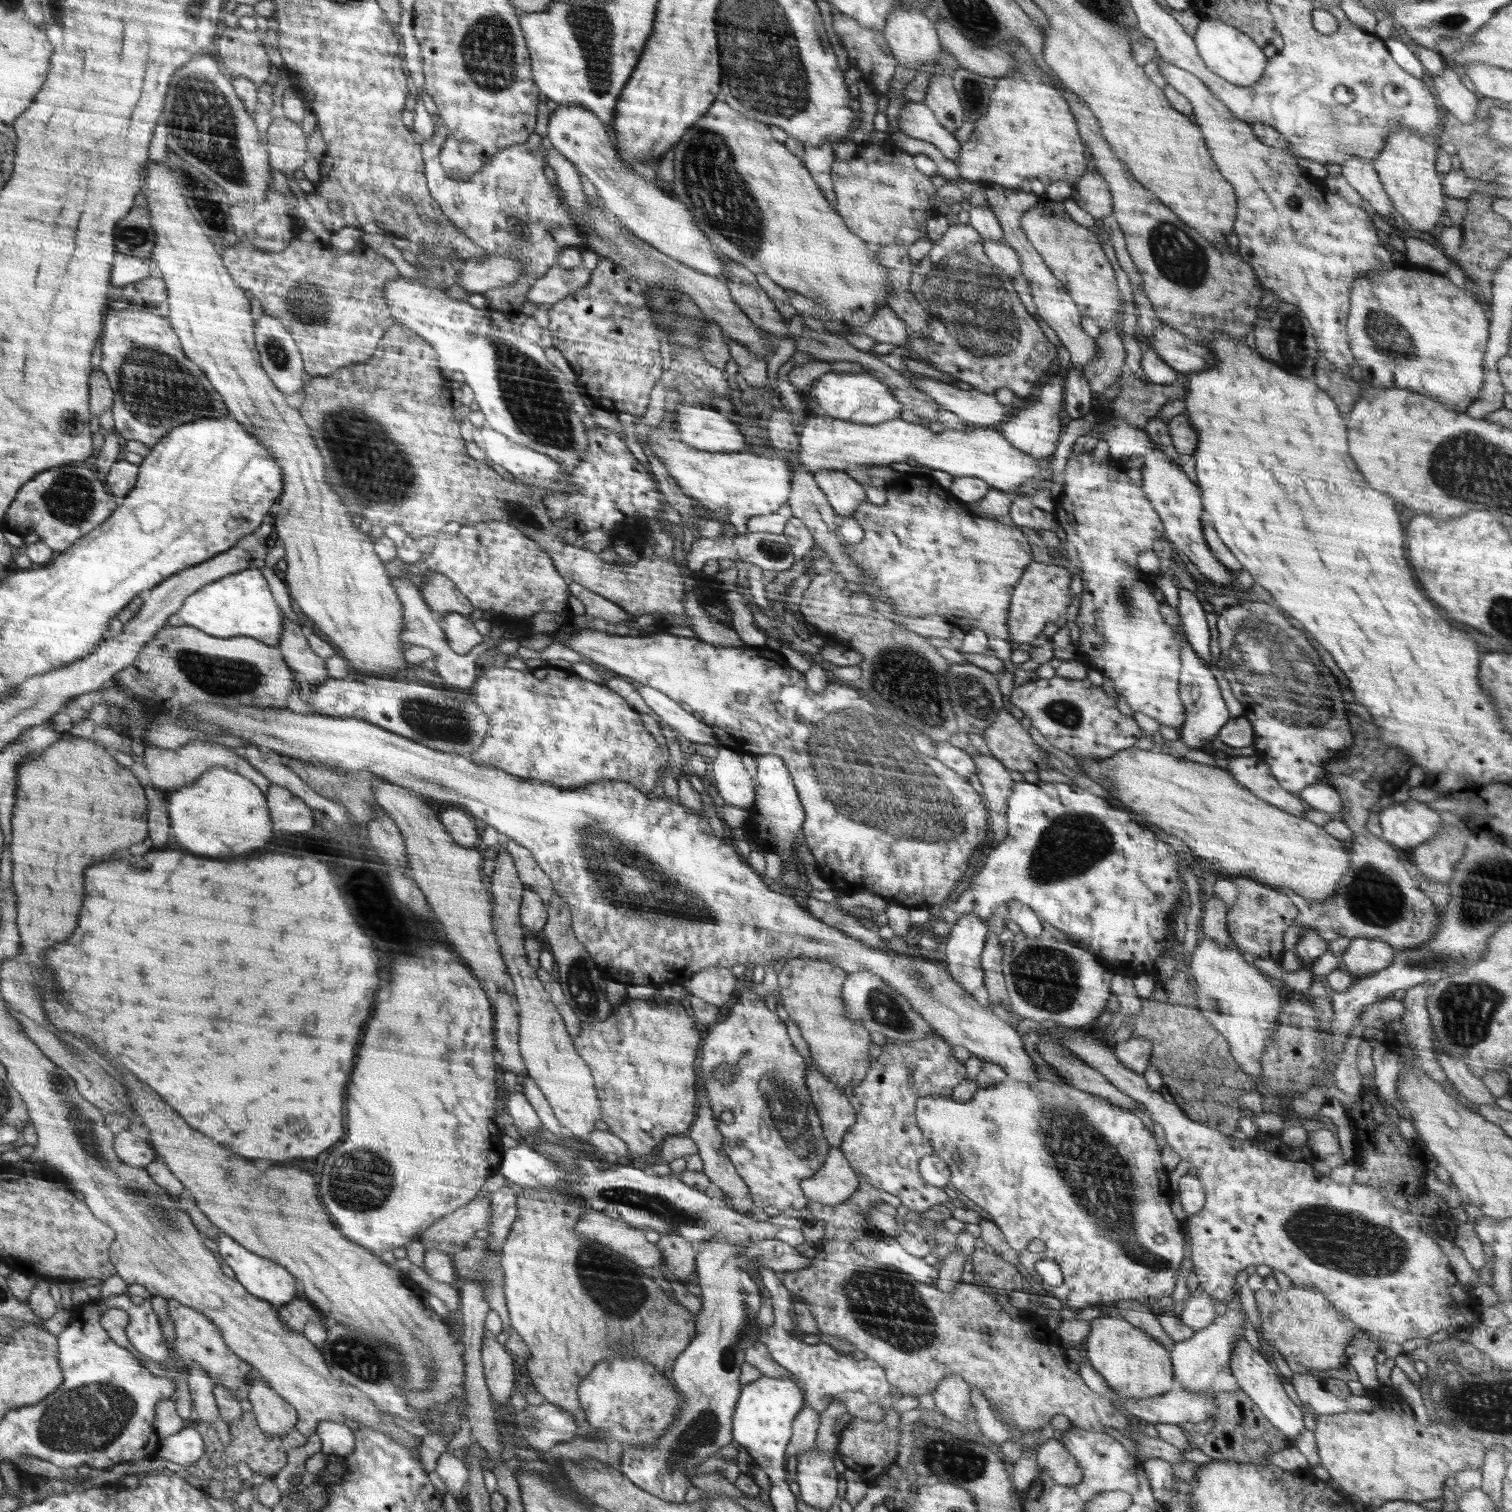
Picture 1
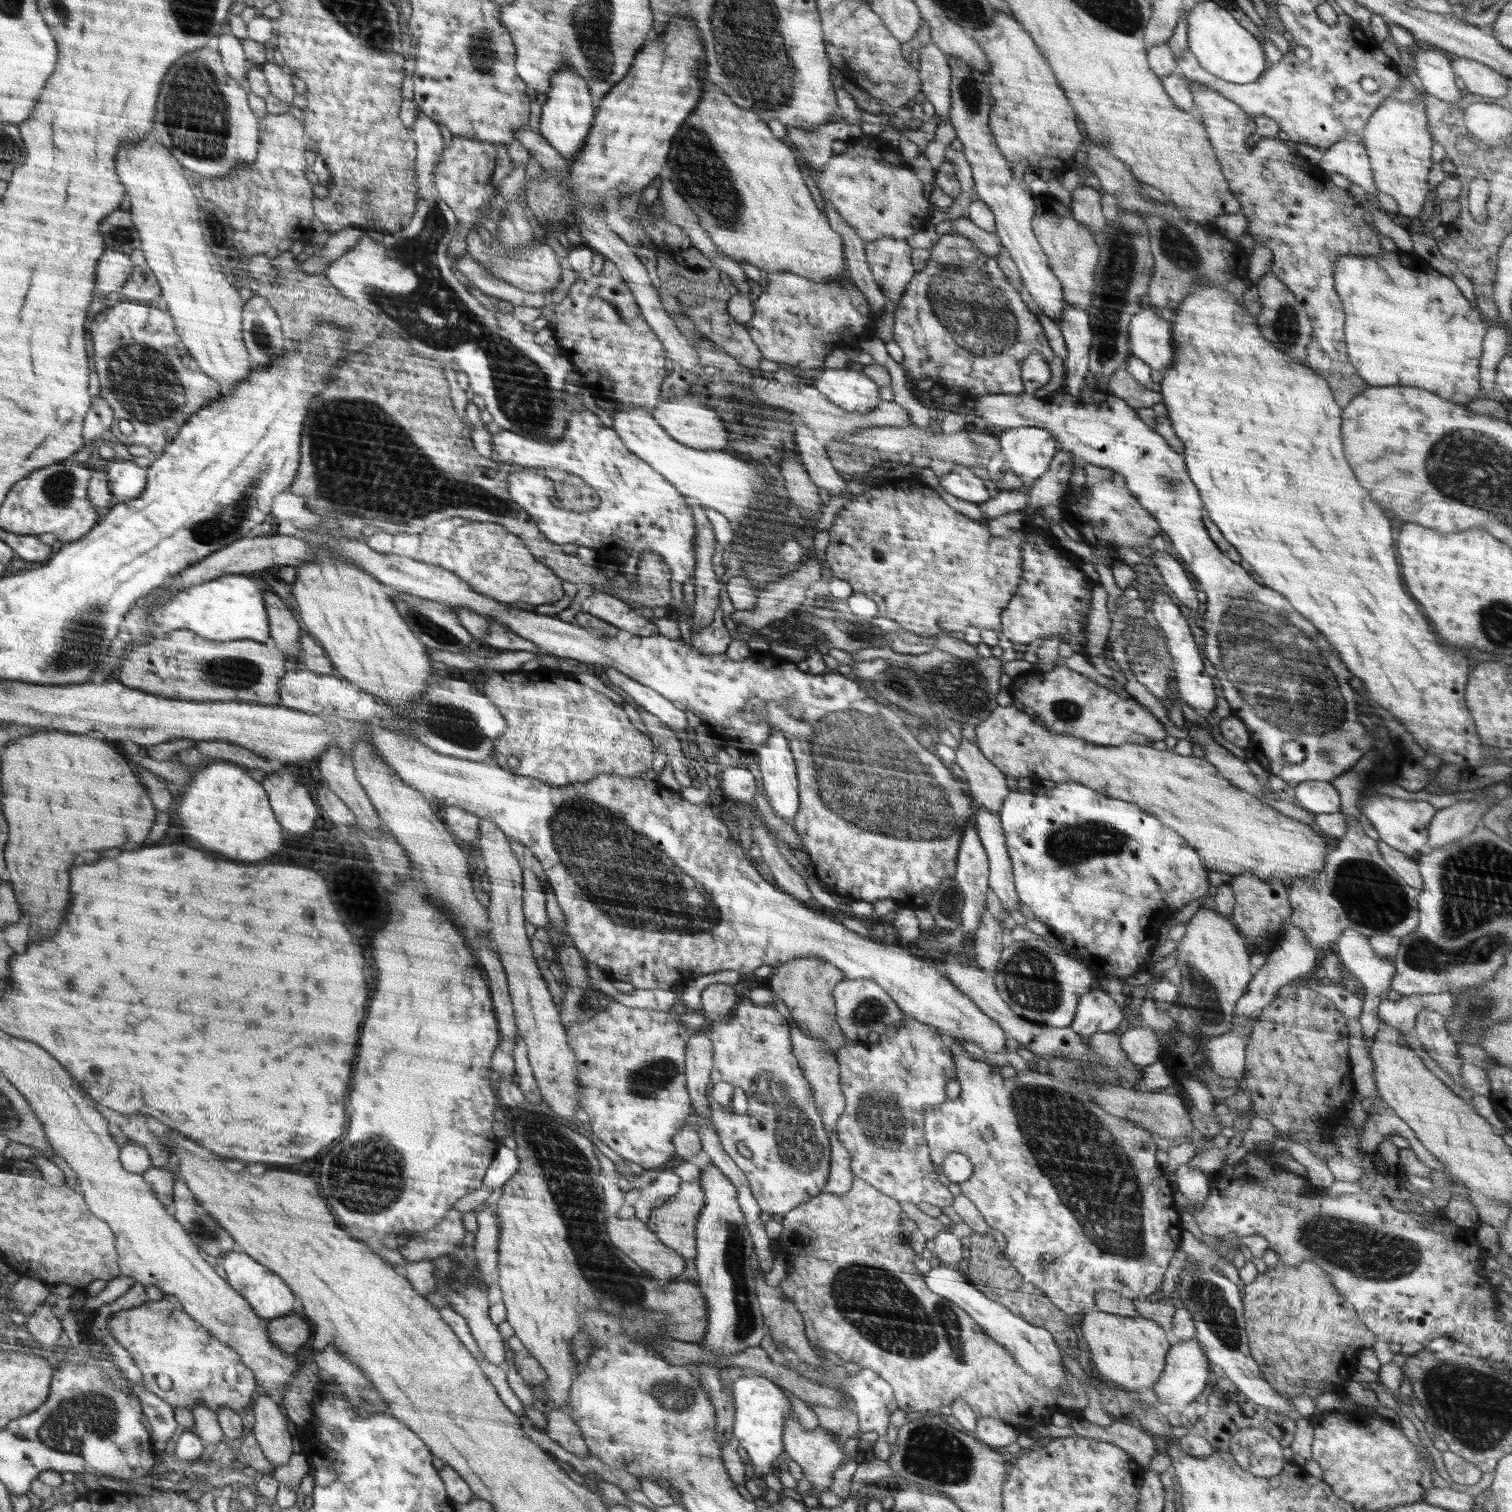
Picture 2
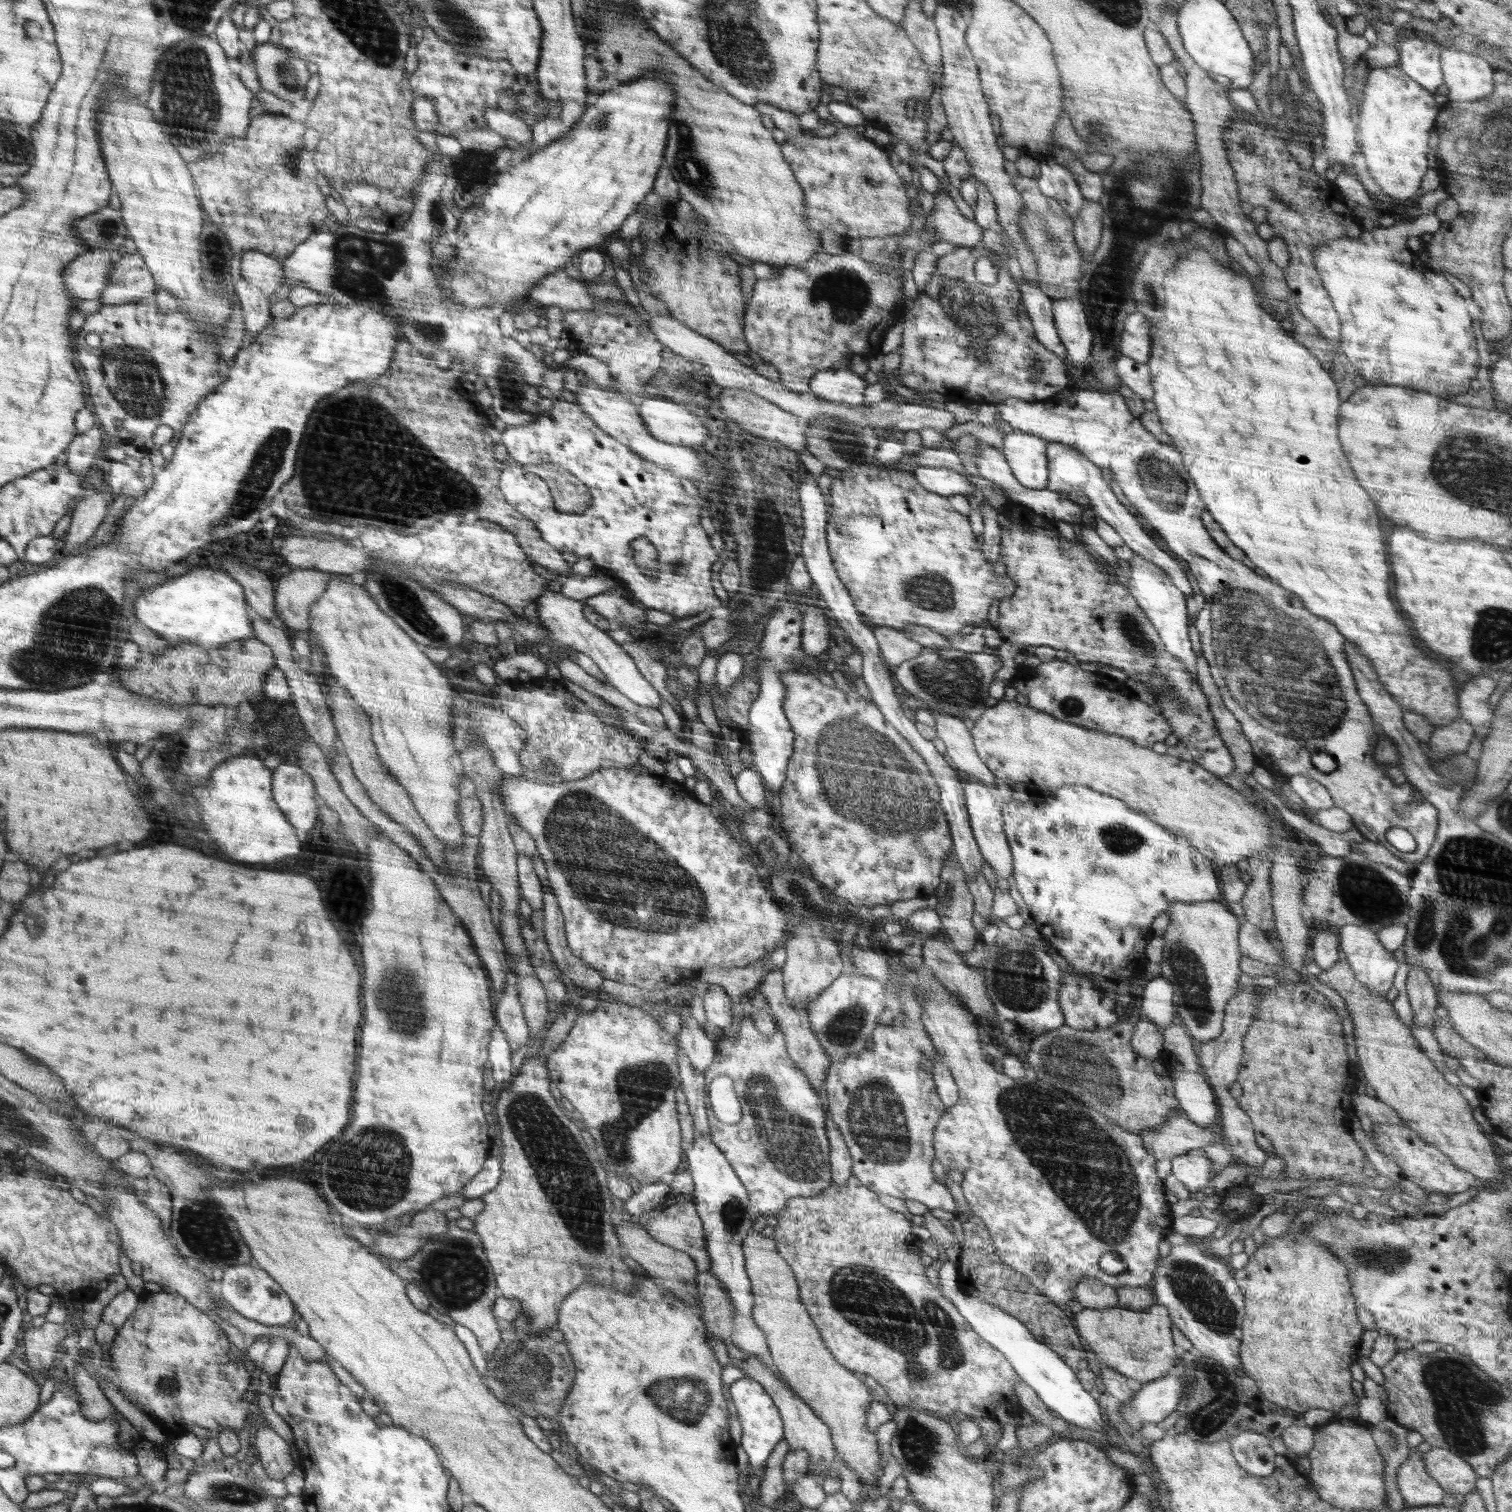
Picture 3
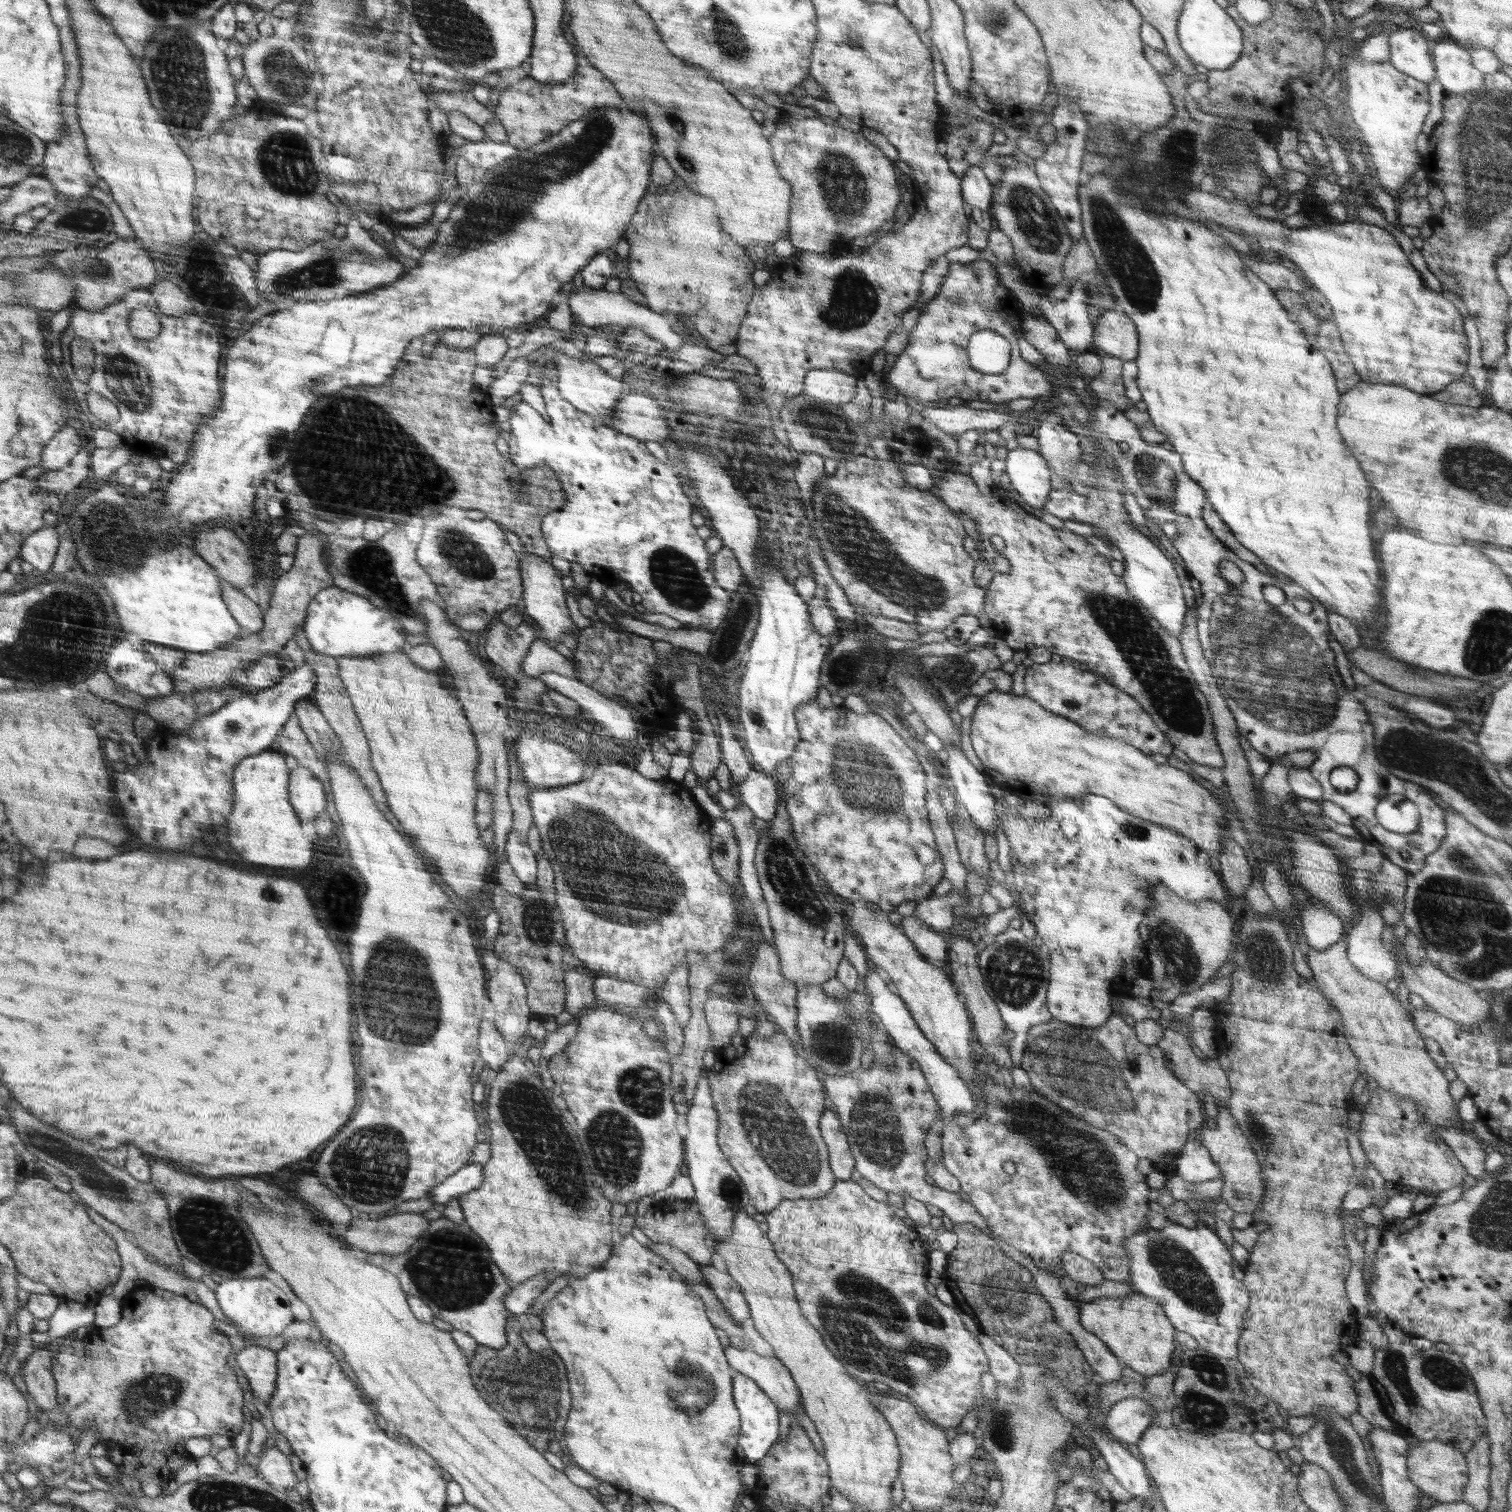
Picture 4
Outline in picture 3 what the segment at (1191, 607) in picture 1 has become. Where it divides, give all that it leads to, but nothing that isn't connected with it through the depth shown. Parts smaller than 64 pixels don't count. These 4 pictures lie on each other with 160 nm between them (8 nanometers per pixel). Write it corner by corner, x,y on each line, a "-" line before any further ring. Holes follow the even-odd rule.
1047,441
1046,447
1047,463
1049,468
1048,483
1046,484
1046,490
1050,492
1067,492
1080,491
1083,492
1090,500
1091,507
1094,510
1094,514
1100,516
1104,522
1107,522
1122,536
1124,544
1131,548
1136,554
1139,554
1142,558
1152,561
1155,565
1166,571
1166,574
1170,577
1170,580
1174,583
1174,586
1178,587
1185,598
1188,598
1193,594
1192,584
1186,577
1185,568
1179,559
1172,558
1170,554
1167,554
1162,547
1159,547
1154,542
1152,533
1146,528
1142,528
1134,514
1130,514
1130,511
1126,510
1122,503
1116,498
1114,492
1110,490
1110,487
1104,481
1102,476
1102,468
1100,468
1095,462
1092,462
1089,458
1086,458
1080,451
1062,444
1061,442

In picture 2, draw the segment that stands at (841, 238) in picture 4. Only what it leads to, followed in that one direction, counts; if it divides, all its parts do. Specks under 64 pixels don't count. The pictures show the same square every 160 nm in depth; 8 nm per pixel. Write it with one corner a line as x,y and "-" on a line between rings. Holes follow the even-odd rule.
863,141
861,144
856,144
856,146
848,146
847,149
840,153
836,154
833,153
833,155
827,160
826,166
823,166
821,168
820,174
814,174
814,171
810,169
810,166
807,165
809,168
809,172
814,179
814,182
816,182
816,186
818,187
818,190
820,190
820,194
824,200
830,200
832,202
832,206
834,206
834,210
840,214
840,216
846,220
846,222
852,226
852,228
855,230
855,233
864,241
873,241
876,239
884,239
886,237
895,238
898,240
902,240
902,238
908,238
908,236
912,236
914,232
918,232
920,228
924,228
924,224
930,220
932,217
931,214
928,214
928,208
930,208
930,204
928,204
928,200
924,198
924,192
922,192
922,188
924,188
924,183
921,181
920,177
914,176
912,174
912,170
908,170
908,168
900,168
900,166
884,166
882,162
878,162
876,158
870,158
868,154
872,154
868,148
864,146

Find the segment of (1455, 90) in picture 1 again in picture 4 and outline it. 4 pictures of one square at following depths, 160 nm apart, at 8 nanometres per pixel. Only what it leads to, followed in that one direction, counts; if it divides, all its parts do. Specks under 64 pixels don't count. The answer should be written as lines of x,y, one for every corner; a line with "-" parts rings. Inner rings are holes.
1411,27
1395,28
1387,38
1389,61
1400,71
1423,83
1435,78
1434,63
1430,61
1428,42

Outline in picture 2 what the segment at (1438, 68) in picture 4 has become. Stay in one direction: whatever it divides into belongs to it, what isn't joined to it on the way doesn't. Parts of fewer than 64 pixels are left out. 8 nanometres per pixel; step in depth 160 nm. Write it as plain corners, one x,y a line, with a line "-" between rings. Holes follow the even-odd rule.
1459,57
1451,62
1451,67
1464,82
1466,90
1471,92
1470,95
1480,94
1497,99
1508,92
1509,79
1477,60

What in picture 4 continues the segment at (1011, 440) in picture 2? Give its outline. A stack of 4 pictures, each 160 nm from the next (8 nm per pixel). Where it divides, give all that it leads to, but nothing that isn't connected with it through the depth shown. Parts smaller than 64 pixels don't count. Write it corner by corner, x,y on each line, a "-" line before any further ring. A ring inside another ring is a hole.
1017,447
1008,451
1005,460
1010,483
1026,504
1042,509
1053,490
1051,470
1046,459
1036,451

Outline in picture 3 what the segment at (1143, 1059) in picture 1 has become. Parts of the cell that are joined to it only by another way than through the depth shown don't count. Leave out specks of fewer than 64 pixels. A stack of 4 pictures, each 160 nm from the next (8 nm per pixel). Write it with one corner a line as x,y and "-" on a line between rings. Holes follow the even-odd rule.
1142,1017
1133,1028
1131,1045
1140,1056
1154,1061
1163,1050
1163,1034
1155,1023

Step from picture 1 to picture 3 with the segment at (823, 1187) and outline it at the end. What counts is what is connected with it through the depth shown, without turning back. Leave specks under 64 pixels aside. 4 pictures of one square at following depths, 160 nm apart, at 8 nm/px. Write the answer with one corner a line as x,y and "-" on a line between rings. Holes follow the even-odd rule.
830,1117
826,1119
826,1132
829,1133
830,1144
832,1145
830,1162
833,1164
833,1181
834,1184
843,1185
852,1176
850,1170
853,1170
853,1158
850,1158
850,1154
848,1154
849,1147
845,1137

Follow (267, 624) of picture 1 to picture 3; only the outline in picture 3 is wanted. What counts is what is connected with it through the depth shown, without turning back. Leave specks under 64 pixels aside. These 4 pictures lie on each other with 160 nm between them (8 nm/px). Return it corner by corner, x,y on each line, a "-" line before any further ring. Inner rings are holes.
193,567
182,576
158,584
134,602
138,623
156,632
171,644
195,644
204,649
218,648
233,640
254,636
248,601
242,585
229,573
207,567

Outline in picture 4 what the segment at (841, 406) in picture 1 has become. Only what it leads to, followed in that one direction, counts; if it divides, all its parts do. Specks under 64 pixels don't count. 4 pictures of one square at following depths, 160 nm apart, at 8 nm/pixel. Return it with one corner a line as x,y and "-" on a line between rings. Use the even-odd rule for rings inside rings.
815,369
805,377
805,392
813,400
843,406
857,394
858,379
833,369

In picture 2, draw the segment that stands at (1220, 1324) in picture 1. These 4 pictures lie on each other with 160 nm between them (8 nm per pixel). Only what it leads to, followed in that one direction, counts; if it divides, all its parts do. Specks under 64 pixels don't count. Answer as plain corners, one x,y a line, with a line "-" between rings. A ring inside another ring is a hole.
1192,1338
1186,1341
1180,1341
1172,1345
1166,1358
1165,1370
1160,1376
1160,1380
1151,1388
1154,1390
1156,1398
1164,1404
1169,1410
1181,1411
1188,1404
1195,1401
1206,1385
1210,1383
1209,1371
1211,1364
1206,1359
1205,1354
1198,1343
1198,1339

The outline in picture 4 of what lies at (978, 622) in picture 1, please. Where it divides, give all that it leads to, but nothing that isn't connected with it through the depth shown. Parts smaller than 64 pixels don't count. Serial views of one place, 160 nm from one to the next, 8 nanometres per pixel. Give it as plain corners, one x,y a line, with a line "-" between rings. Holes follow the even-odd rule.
866,455
844,459
838,464
832,477
826,476
822,480
818,480
818,486
814,488
814,496
811,497
813,531
820,541
821,555
829,566
831,575
843,588
844,594
854,606
861,606
868,612
880,613
887,617
905,621
914,625
921,632
943,631
946,626
950,626
956,620
957,616
962,616
963,614
978,615
984,608
987,589
975,583
973,570
976,566
977,556
968,554
962,546
967,533
964,531
964,527
962,527
959,516
952,514
952,508
929,490
916,489
914,486
908,485
904,481
904,477
902,477
901,468
904,465
907,465
907,462
899,456
894,456
890,462
866,457

